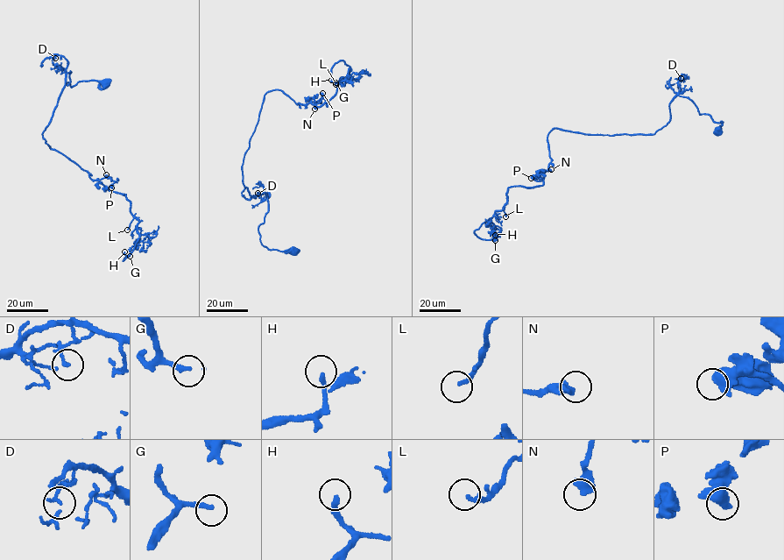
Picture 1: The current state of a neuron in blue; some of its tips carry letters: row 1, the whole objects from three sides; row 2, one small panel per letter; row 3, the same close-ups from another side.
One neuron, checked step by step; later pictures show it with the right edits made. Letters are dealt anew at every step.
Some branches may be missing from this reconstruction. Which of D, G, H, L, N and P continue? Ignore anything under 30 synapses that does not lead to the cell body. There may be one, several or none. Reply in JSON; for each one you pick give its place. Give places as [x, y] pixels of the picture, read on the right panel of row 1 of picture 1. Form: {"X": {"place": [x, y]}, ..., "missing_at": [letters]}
{"G": {"place": [495, 240]}, "H": {"place": [495, 235]}, "L": {"place": [505, 216]}, "missing_at": ["G", "H", "L"]}

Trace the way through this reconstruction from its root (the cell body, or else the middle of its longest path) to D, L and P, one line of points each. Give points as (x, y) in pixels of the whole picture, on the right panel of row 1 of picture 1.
D: (718, 131), (723, 122), (701, 114), (694, 102), (679, 95), (681, 78)
L: (718, 131), (723, 122), (677, 95), (669, 122), (653, 134), (554, 129), (542, 185), (510, 187), (505, 216)
P: (718, 131), (723, 122), (677, 95), (669, 122), (653, 134), (552, 130), (548, 168), (542, 180), (531, 178)

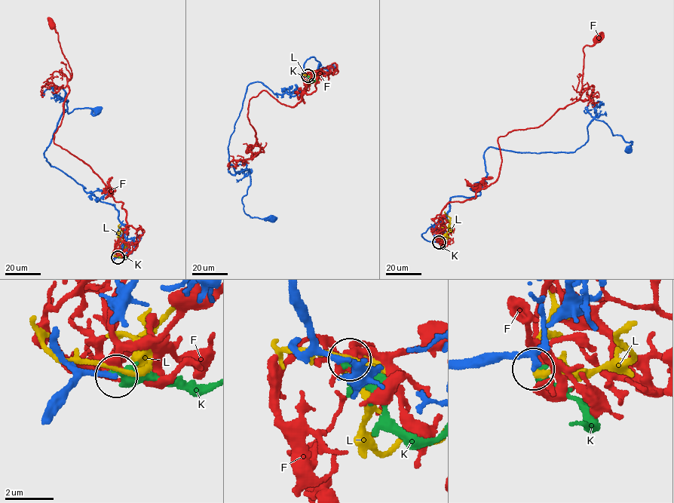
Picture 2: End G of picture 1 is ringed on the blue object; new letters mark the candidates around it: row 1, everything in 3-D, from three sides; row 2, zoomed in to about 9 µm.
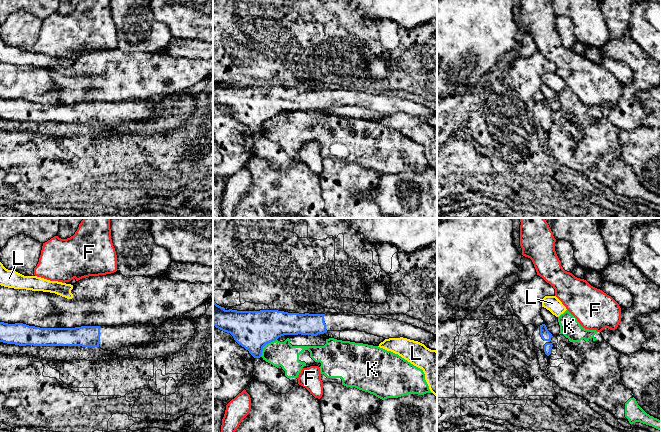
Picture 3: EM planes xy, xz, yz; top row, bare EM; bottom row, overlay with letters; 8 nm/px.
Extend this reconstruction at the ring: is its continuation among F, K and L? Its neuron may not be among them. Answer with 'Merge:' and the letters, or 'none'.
Merge: none

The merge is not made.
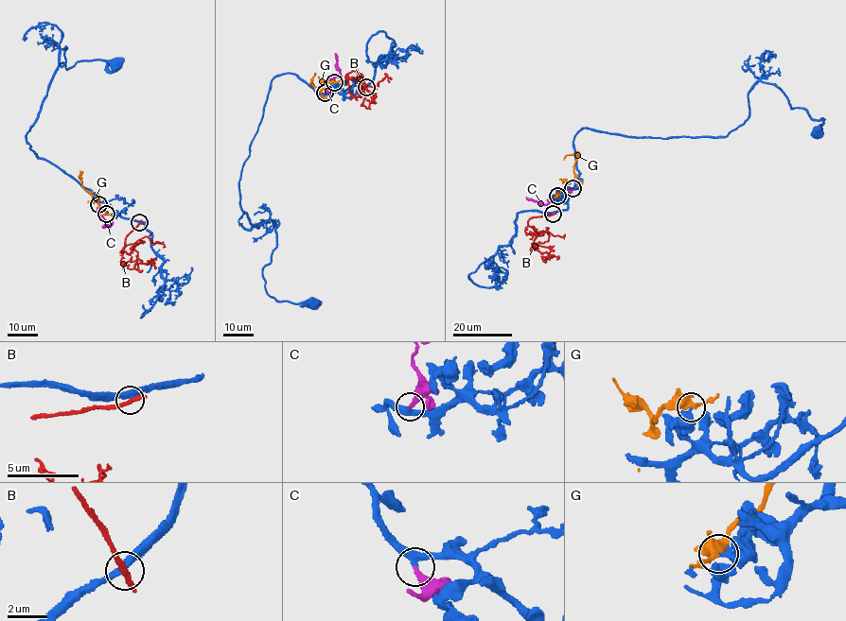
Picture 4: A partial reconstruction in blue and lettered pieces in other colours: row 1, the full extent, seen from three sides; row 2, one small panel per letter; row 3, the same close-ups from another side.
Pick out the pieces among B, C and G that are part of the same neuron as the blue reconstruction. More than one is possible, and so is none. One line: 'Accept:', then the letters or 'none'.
Accept: C

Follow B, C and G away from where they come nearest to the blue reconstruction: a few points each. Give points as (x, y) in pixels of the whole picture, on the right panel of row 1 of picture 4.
B: (553, 214), (532, 217), (525, 231), (550, 232), (546, 242), (535, 245), (550, 255), (542, 259), (546, 263)
C: (572, 188), (558, 190), (547, 203), (526, 198)
G: (558, 196), (574, 179), (576, 155), (567, 155), (564, 160)

